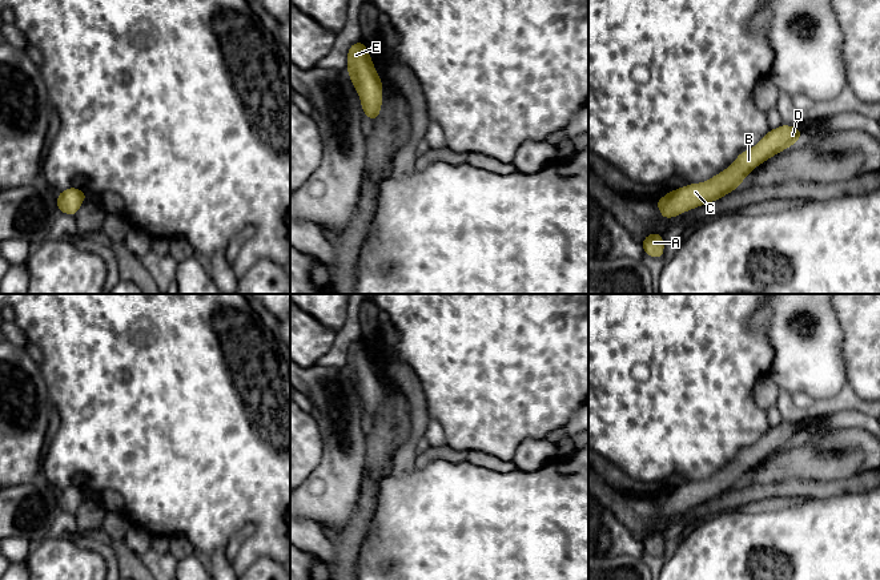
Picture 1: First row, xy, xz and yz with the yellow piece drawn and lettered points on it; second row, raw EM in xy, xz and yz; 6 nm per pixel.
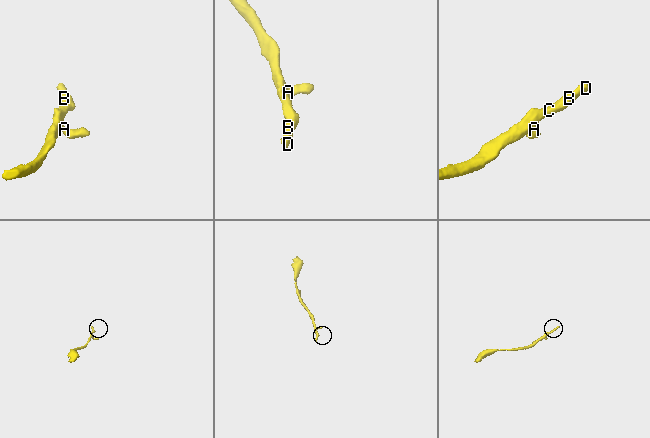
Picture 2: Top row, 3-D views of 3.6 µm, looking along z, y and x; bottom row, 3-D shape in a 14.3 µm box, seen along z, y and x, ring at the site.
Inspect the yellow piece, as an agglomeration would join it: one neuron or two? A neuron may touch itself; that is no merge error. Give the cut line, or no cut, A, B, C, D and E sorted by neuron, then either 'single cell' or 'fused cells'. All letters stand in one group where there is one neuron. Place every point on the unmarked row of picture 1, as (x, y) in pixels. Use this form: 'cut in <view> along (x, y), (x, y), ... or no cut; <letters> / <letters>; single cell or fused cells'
no cut; A B C D E; single cell

